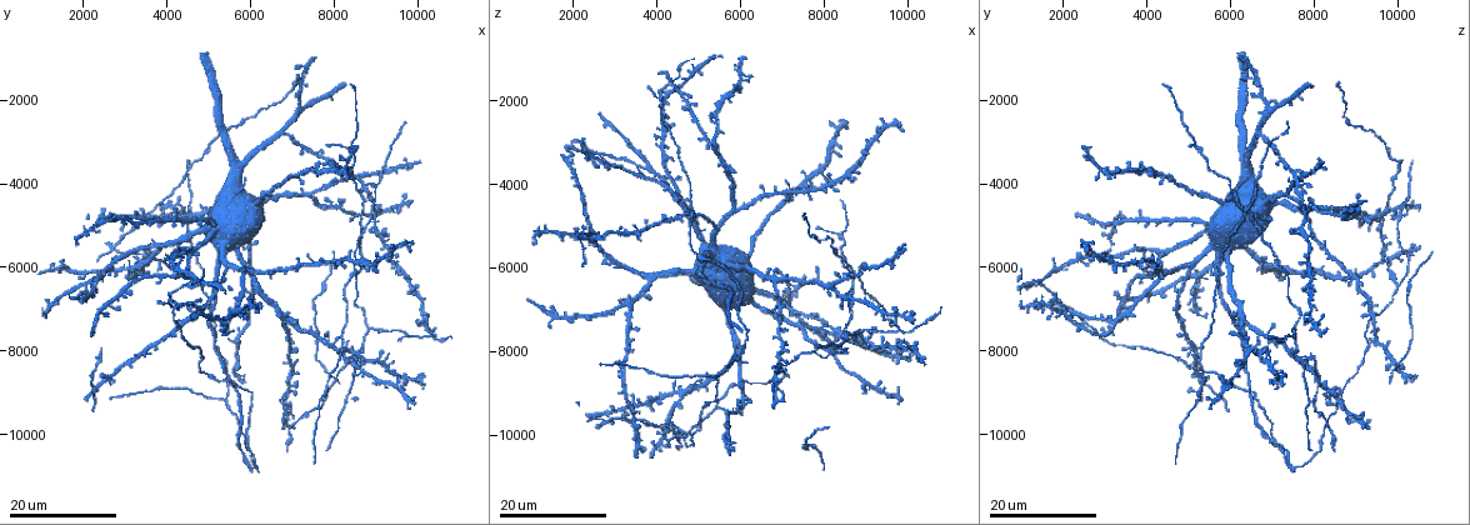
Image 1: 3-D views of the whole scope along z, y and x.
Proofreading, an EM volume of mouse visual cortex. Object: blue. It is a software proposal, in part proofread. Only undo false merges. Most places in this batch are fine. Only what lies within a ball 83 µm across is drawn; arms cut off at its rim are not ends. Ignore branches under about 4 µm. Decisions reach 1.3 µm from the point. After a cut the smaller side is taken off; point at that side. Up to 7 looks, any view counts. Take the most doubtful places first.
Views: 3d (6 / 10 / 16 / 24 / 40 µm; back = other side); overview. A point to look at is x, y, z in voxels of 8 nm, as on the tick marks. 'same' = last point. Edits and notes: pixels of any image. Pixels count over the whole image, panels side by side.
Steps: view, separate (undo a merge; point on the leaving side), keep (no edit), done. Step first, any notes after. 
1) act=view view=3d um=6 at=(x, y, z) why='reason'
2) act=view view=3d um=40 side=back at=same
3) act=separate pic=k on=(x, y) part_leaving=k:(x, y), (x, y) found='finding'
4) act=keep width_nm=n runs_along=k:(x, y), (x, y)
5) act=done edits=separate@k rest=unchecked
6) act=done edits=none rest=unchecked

act=view view=3d um=16 at=(8750, 4650, 6400) why='three arms meet'

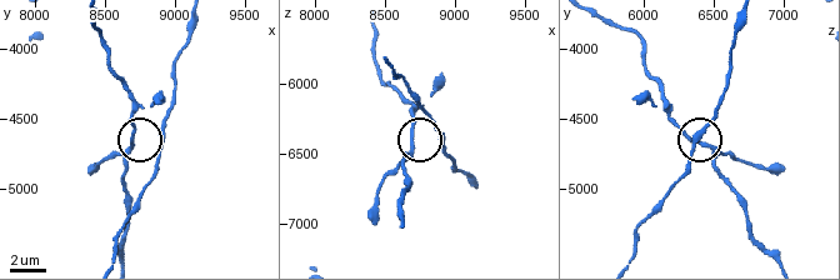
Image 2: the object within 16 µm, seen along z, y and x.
act=view view=3d um=6 at=(8720, 4660, 6340)

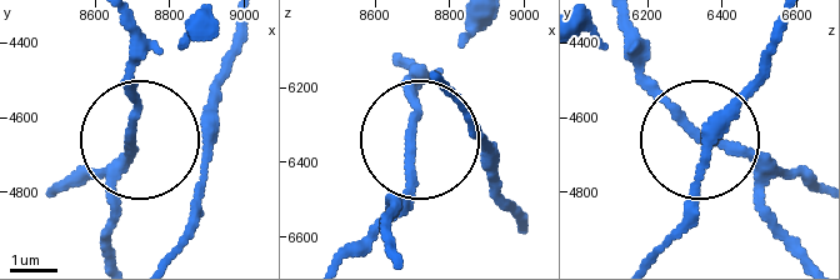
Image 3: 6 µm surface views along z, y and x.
act=keep arms=3 runs_along=3:(391, 253), (415, 66) found='one neuron here'

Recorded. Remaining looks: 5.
act=view view=3d um=24 at=(8400, 3150, 5250) why='small branch off a trunk'

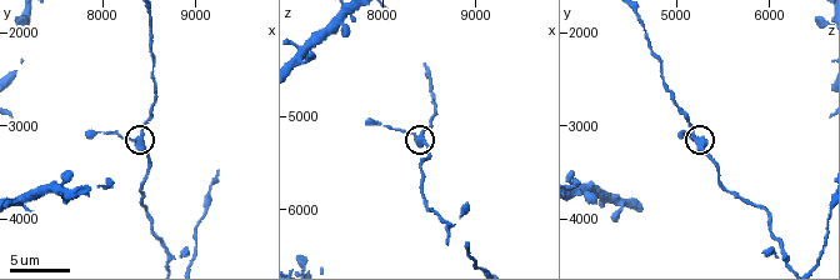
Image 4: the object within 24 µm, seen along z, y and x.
act=view view=3d um=10 at=(8400, 3100, 5200)

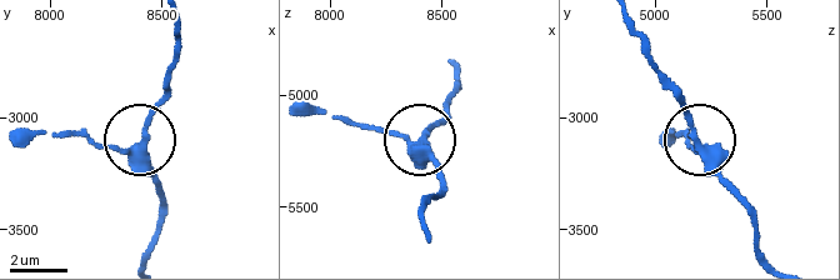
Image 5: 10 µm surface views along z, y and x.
act=keep runs_along=5:(149, 259), (159, 188), (144, 144), (115, 149), (60, 138) found='continuous, no second neuron'

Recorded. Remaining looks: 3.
act=view view=3d um=16 at=(8600, 6050, 7200) why='side arm on a straight run'

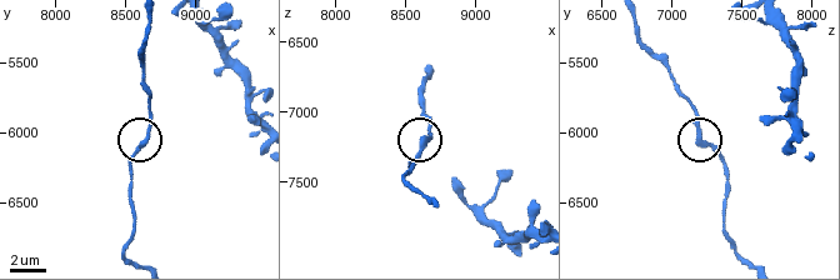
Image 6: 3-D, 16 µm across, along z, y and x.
act=view view=3d um=6 at=(8660, 5980, 7180)

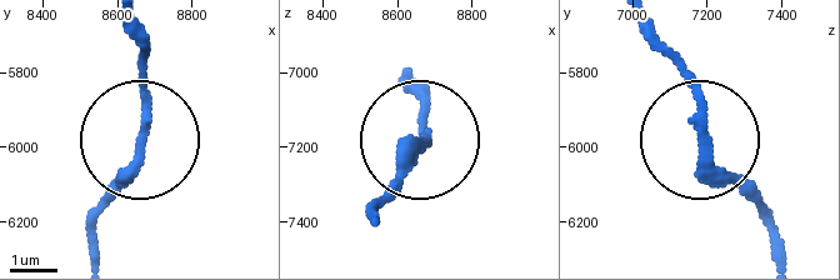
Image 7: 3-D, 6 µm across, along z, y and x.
act=view view=3d um=6 side=back at=(8670, 5980, 7190)

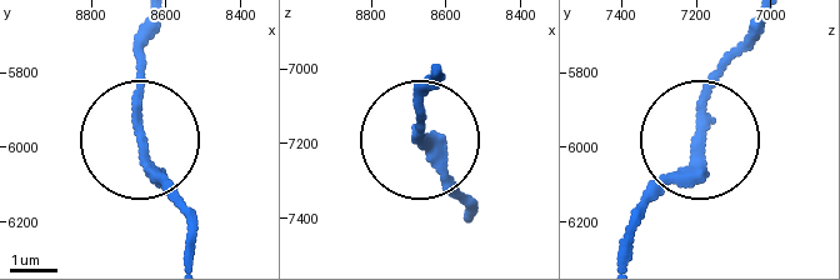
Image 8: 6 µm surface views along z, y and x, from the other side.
act=keep arms=3 found='continuous, no second neuron'

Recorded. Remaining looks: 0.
act=done edits=none rest=unchecked

